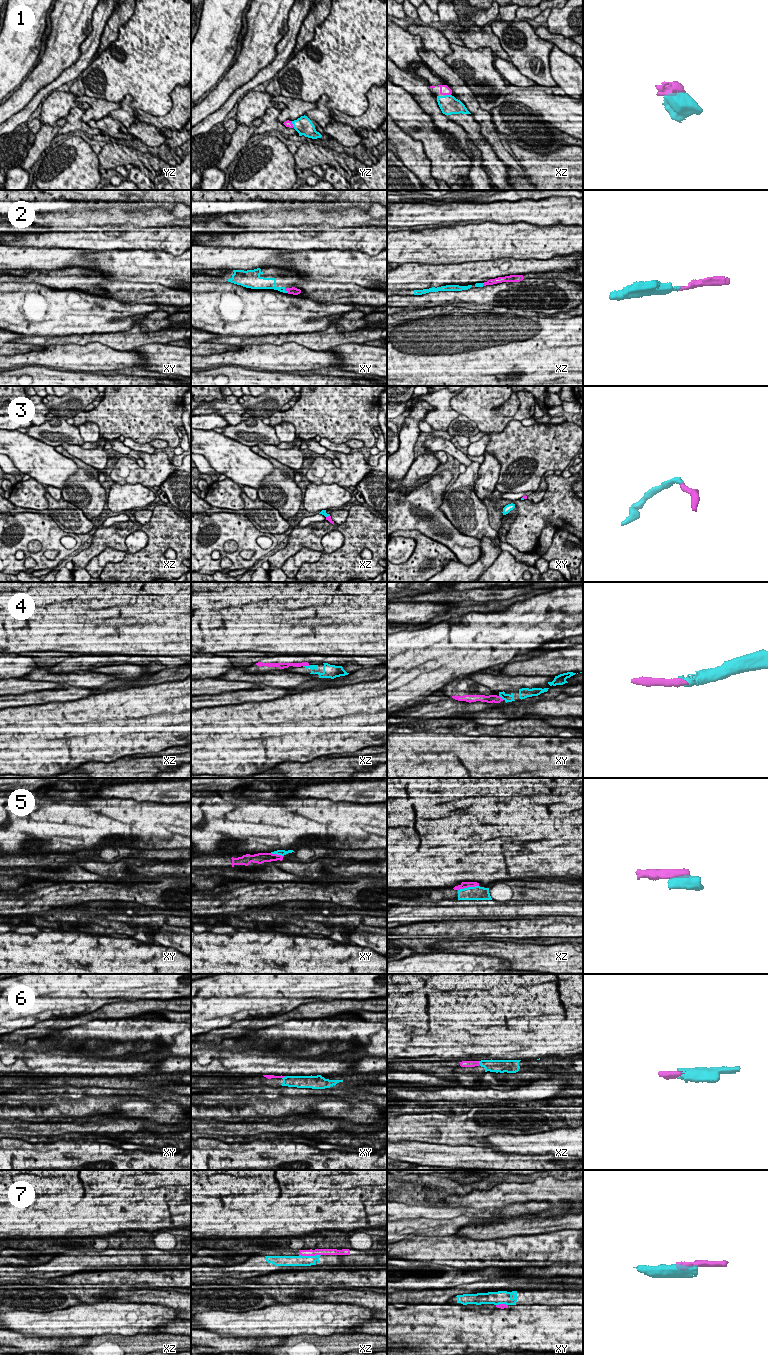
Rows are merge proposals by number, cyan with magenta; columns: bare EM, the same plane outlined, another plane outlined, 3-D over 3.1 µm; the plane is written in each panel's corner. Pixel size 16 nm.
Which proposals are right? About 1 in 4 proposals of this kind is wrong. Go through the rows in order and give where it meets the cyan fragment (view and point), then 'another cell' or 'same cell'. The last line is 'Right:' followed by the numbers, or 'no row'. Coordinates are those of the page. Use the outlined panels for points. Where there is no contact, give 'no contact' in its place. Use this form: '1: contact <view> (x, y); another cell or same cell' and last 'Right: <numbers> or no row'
1: contact xz (448, 95); same cell
2: contact xy (286, 291); same cell
3: contact xz (327, 516); same cell
4: contact xz (306, 666); another cell
5: contact xz (468, 887); same cell
6: contact xz (479, 1063); same cell
7: contact xz (310, 1256); same cell
Right: 1, 2, 3, 5, 6, 7

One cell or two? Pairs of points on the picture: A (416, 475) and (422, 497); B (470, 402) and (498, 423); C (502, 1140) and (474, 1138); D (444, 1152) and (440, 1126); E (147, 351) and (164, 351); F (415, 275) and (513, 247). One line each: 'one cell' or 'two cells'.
A: two cells
B: one cell
C: two cells
D: two cells
E: one cell
F: two cells

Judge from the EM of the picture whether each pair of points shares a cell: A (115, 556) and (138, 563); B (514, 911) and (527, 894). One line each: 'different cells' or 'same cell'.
A: different cells
B: different cells

